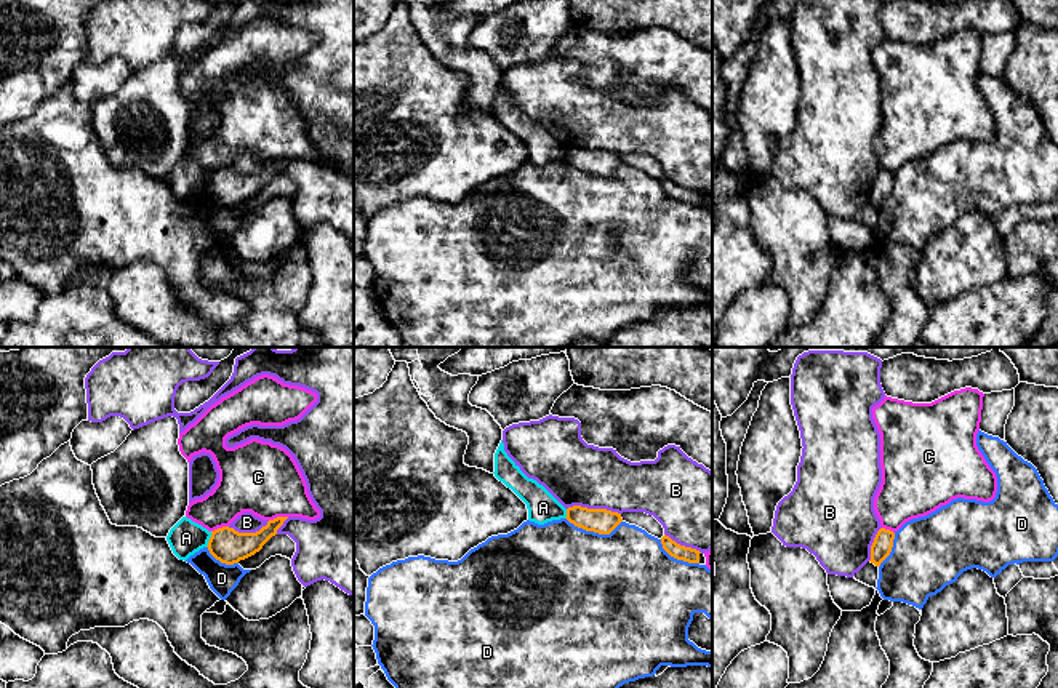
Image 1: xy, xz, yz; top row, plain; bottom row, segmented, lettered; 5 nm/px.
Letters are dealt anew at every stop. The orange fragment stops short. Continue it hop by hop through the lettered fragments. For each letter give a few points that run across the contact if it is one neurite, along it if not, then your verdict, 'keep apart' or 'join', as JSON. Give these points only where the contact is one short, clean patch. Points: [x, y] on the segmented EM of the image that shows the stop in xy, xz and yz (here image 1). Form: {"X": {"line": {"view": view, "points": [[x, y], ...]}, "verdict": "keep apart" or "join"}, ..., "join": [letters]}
{"A": {"line": {"view": "xy", "points": [[212, 532], [205, 546]]}, "verdict": "keep apart"}, "B": {"verdict": "keep apart"}, "C": {"verdict": "keep apart"}, "D": {"verdict": "keep apart"}, "join": []}

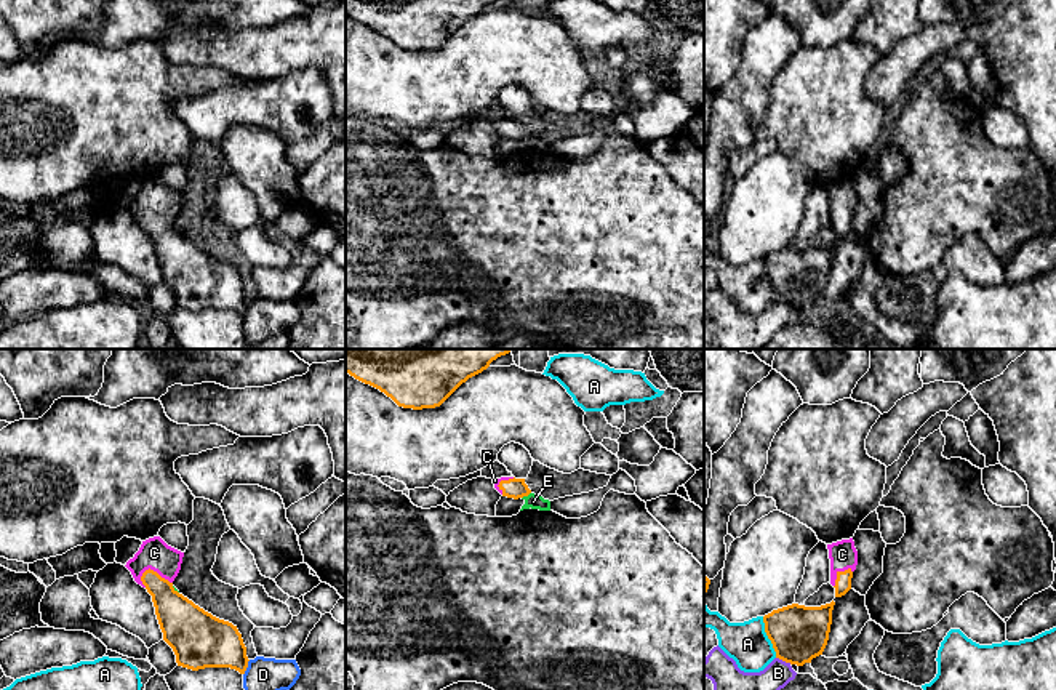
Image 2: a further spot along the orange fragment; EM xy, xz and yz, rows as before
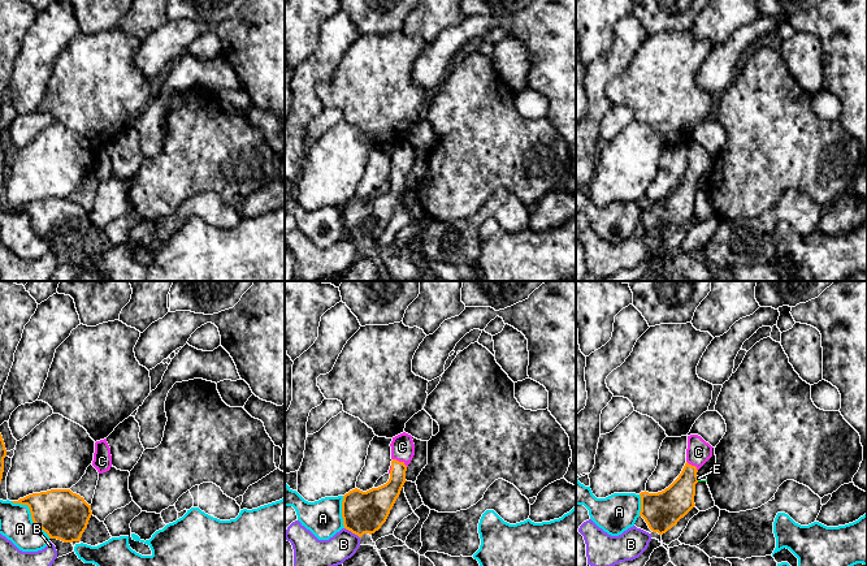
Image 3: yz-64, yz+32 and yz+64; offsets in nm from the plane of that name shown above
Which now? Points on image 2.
{"A": {"verdict": "keep apart"}, "B": {"line": {"view": "yz", "points": [[776, 657], [791, 663]]}, "verdict": "keep apart"}, "C": {"line": {"view": "xy", "points": [[176, 615], [164, 596], [156, 572], [154, 553]]}, "verdict": "join"}, "D": {"verdict": "keep apart"}, "E": {"verdict": "keep apart"}, "join": ["C"]}

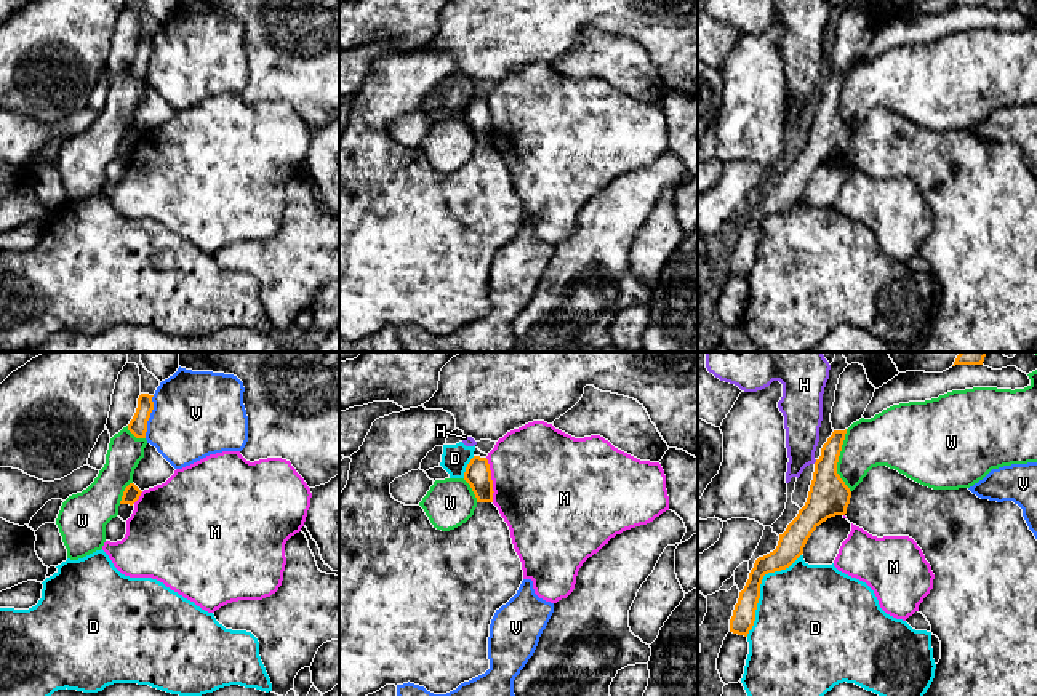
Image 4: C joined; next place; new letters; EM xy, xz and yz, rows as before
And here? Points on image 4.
{"D": {"verdict": "keep apart"}, "H": {"line": {"view": "yz", "points": [[816, 460], [813, 463]]}, "verdict": "keep apart"}, "M": {"verdict": "keep apart"}, "V": {"verdict": "keep apart"}, "W": {"verdict": "keep apart"}, "join": []}

